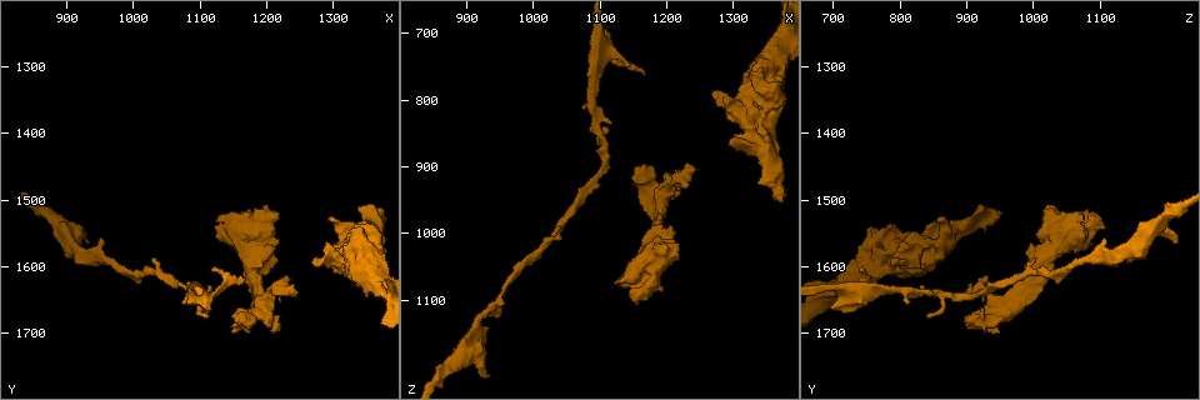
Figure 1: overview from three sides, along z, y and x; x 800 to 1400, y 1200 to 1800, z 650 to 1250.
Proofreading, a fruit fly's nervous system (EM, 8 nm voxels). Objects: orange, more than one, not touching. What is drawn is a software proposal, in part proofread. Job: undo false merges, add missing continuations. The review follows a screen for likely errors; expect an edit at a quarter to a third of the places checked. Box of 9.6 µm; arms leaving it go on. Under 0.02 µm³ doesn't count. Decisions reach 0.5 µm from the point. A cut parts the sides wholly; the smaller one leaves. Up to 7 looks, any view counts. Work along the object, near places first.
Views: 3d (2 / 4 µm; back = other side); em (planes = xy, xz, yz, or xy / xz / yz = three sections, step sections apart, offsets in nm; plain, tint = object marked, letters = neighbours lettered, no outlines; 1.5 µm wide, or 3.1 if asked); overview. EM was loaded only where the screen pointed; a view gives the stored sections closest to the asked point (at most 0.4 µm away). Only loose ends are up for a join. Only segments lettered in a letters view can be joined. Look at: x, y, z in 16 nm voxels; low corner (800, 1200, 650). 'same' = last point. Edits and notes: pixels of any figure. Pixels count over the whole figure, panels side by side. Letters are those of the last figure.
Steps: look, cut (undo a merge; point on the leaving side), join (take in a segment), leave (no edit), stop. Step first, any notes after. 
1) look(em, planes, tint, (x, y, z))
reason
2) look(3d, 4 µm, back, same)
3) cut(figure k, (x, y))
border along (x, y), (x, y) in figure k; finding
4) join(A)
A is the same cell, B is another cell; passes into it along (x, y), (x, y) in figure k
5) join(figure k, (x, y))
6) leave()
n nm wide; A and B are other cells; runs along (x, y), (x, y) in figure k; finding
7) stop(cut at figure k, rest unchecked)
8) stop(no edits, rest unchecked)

look(em, planes, letters, (1130, 1530, 1070))
an open end

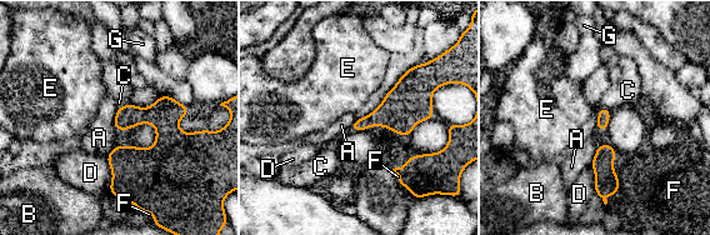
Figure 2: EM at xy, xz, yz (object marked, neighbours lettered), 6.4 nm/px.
leave()
A, B, C, D, E, F and G are other cells; border along (119, 106), (115, 114), (114, 129) in figure 2; none of them fits

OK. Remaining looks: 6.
look(em, planes, letters, (1270, 1595, 790))
branch stops here

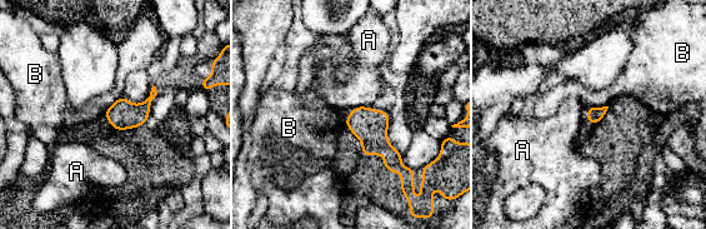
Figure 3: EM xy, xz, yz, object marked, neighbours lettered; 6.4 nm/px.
leave()
A and B are other cells; border along (587, 105), (607, 106) in figure 3; no lettered segment goes on from it

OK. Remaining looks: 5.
look(3d, 4 µm, (900, 1555, 1170))
arms part here

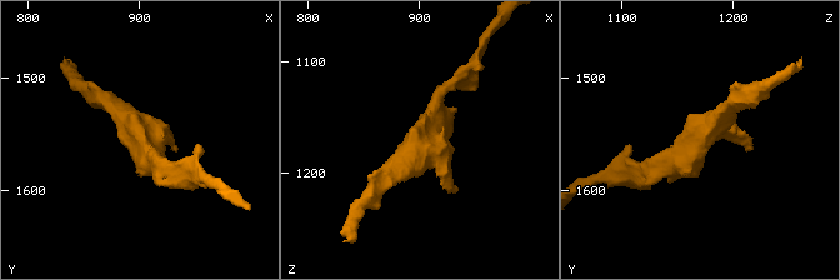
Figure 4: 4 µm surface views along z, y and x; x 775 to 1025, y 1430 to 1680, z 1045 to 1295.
look(em, planes, letters, (902, 1556, 1172))

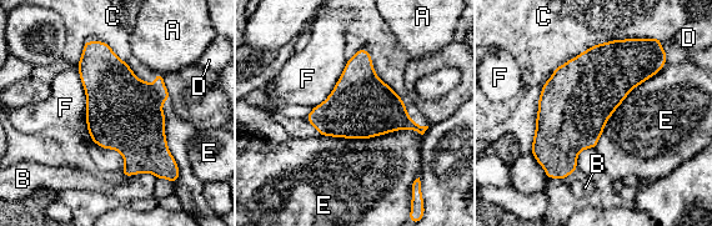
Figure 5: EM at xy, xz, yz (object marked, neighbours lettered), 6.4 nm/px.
leave()
A, B, C, D, E and F are other cells; border along (319, 134), (421, 135) in figure 5; continuous, no second neuron

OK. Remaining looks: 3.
stop(no edits, rest unchecked)

